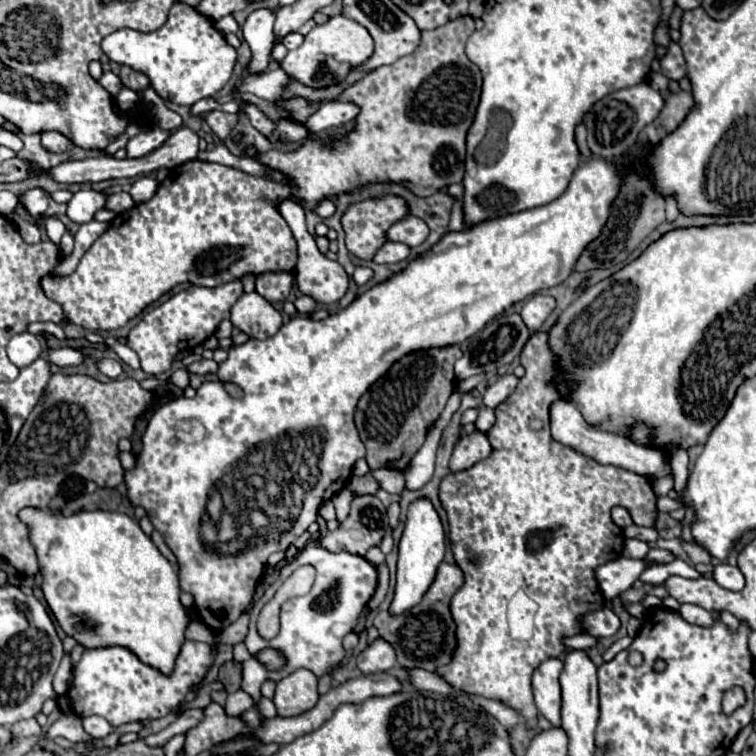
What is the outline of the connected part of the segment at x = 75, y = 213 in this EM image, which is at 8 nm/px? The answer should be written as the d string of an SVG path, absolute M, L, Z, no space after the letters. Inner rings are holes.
M78 191L74 193L74 197L68 201L68 209L66 215L70 221L74 223L90 223L96 215L96 211L106 207L106 199L108 195L102 191Z

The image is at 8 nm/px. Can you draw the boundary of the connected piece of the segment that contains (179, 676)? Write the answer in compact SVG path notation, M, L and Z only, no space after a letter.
M186 641L182 653L176 661L176 671L172 677L158 673L148 665L142 665L134 653L128 649L90 649L82 653L80 663L72 669L72 683L70 683L70 697L74 703L74 711L78 717L100 715L112 725L124 725L140 719L158 719L170 713L184 695L190 691L194 683L200 683L214 663L214 655L206 643L200 641Z

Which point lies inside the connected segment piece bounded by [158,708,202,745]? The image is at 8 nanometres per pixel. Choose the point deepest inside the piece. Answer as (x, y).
(190, 718)

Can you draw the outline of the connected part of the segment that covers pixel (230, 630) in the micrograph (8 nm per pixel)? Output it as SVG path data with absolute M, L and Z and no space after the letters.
M244 611L234 623L230 623L230 625L220 633L220 641L222 641L222 643L230 643L230 645L244 641L246 631L248 631L248 621L250 621L250 613Z

